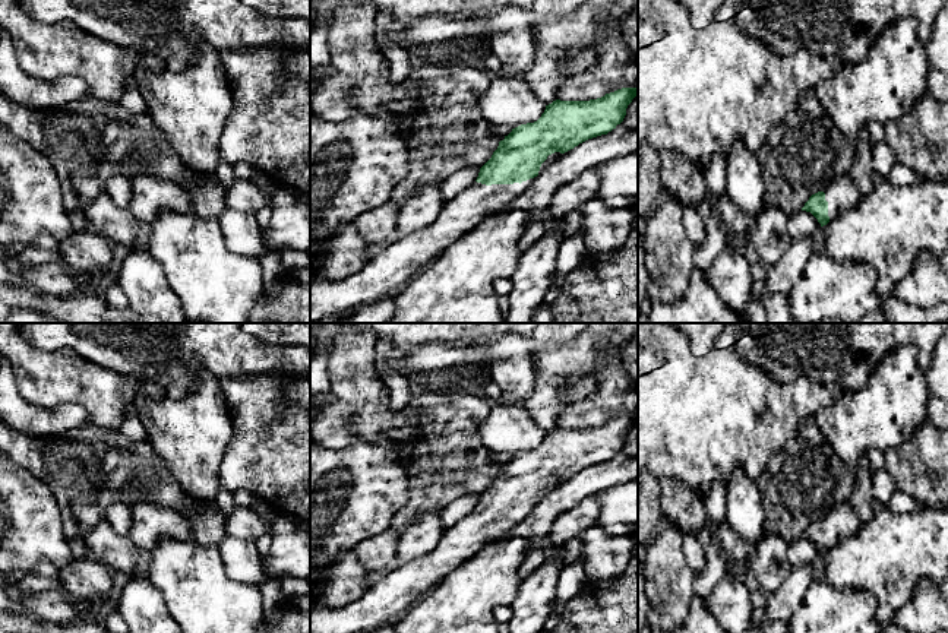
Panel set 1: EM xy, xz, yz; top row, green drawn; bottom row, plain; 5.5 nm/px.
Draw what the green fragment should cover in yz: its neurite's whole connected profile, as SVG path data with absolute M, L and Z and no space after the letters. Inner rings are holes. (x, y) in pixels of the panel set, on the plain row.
M844 501L835 504L824 519L812 522L802 538L810 539L824 554L837 542L856 535L862 526L849 501Z

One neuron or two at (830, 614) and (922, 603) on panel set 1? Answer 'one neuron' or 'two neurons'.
two neurons

